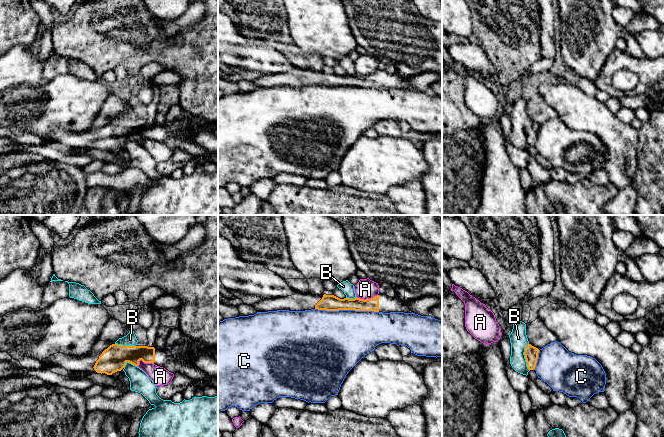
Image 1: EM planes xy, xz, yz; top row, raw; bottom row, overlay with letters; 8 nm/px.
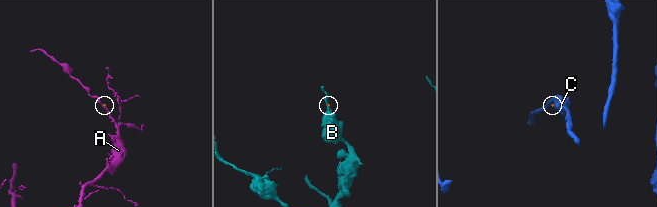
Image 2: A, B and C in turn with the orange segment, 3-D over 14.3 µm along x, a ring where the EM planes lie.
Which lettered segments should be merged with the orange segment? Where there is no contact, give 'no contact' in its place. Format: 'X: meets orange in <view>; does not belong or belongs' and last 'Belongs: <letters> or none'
A: meets orange in xz; does not belong
B: meets orange in yz; does not belong
C: meets orange in xz; does not belong
Belongs: none

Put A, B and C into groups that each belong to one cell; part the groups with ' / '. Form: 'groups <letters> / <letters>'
groups A / B / C

